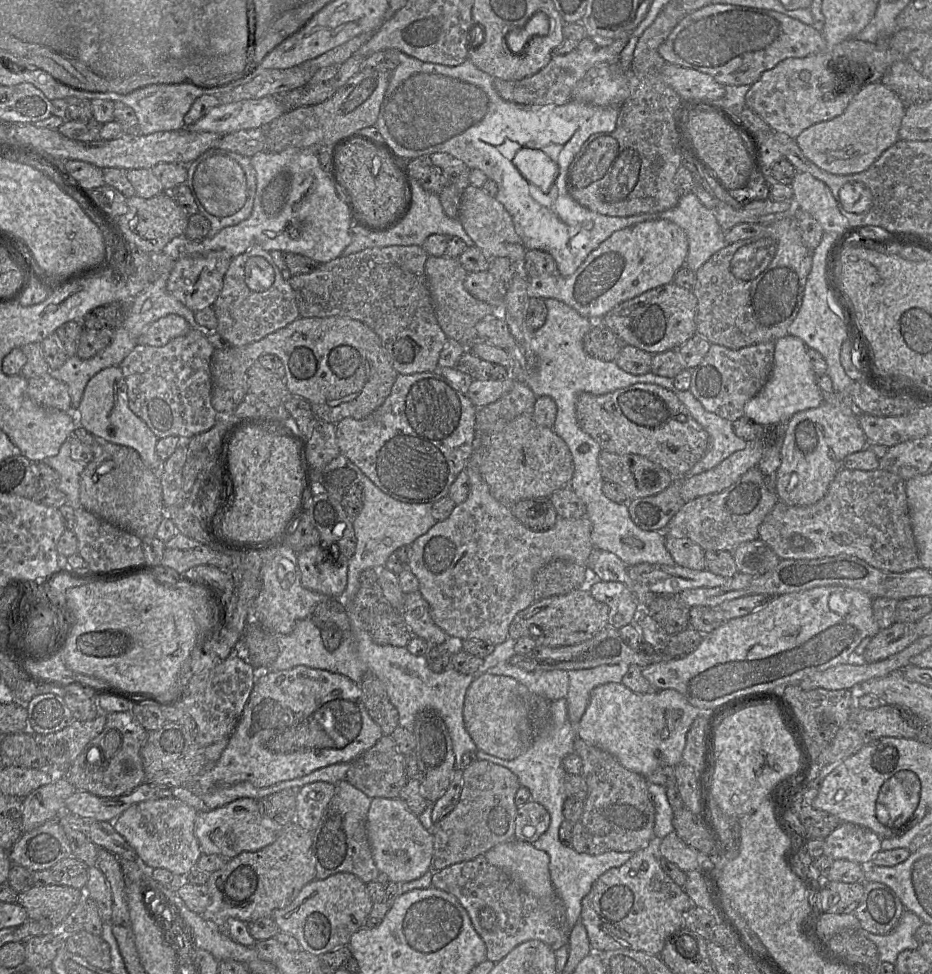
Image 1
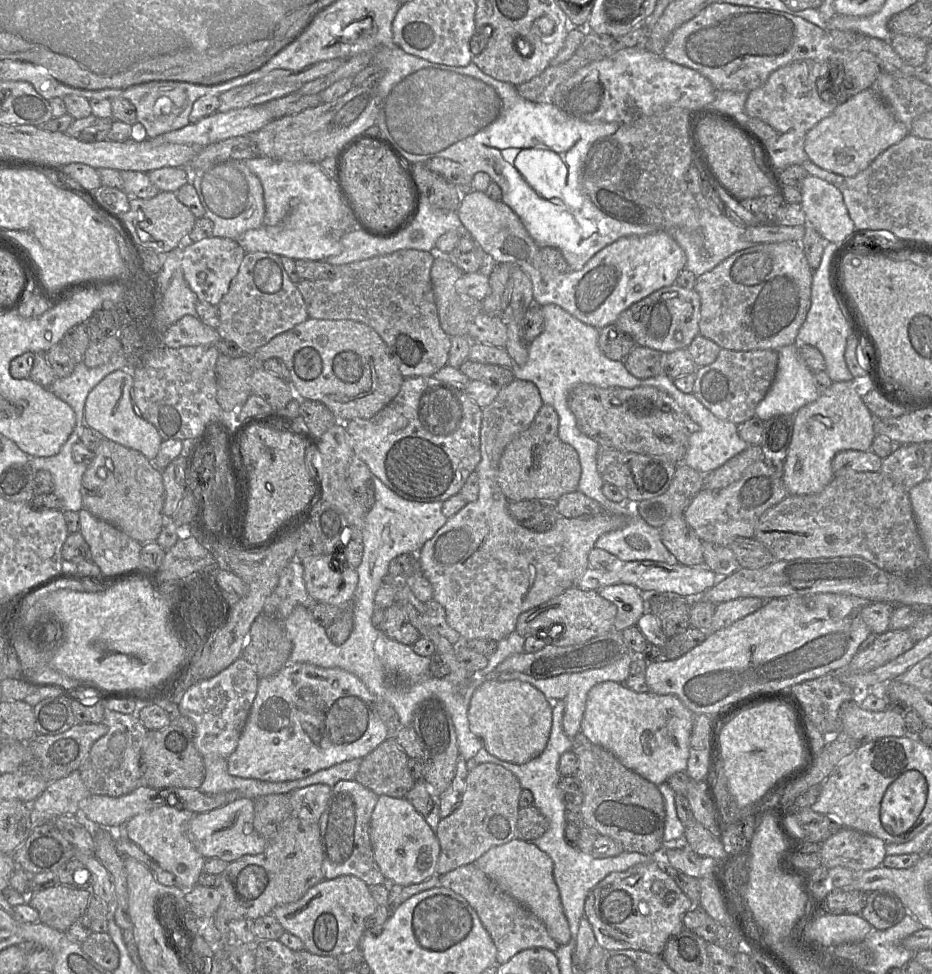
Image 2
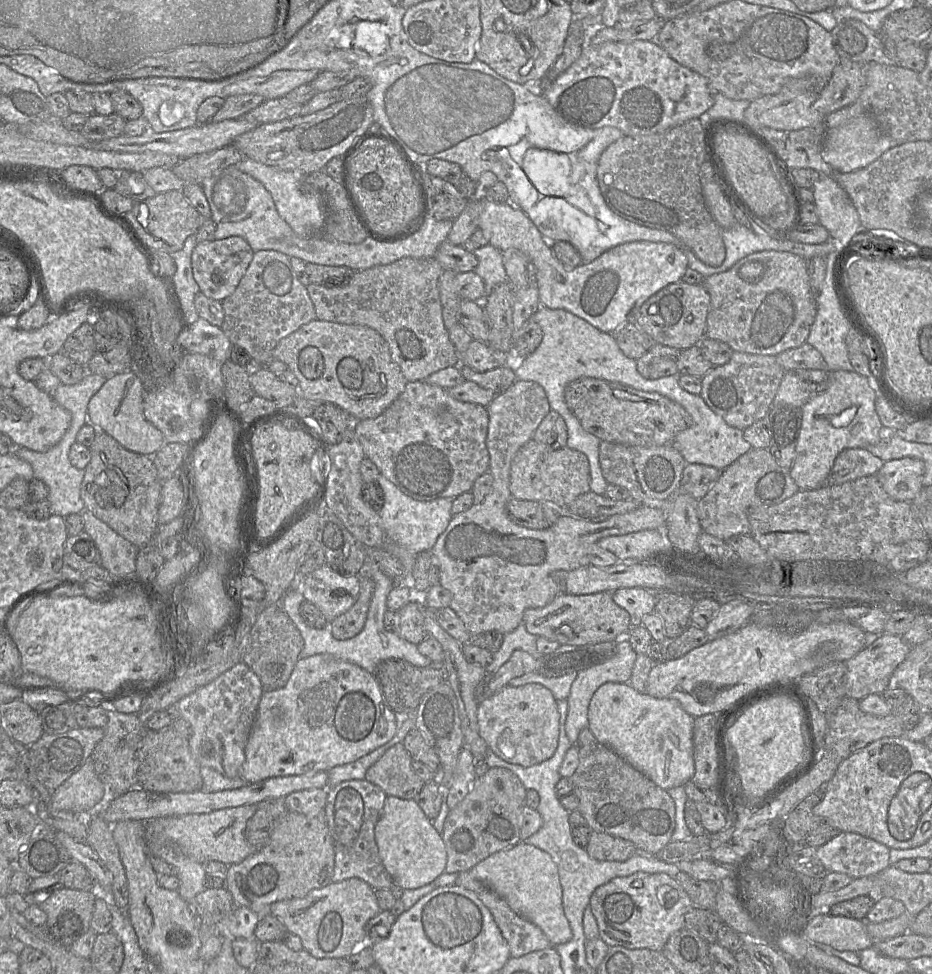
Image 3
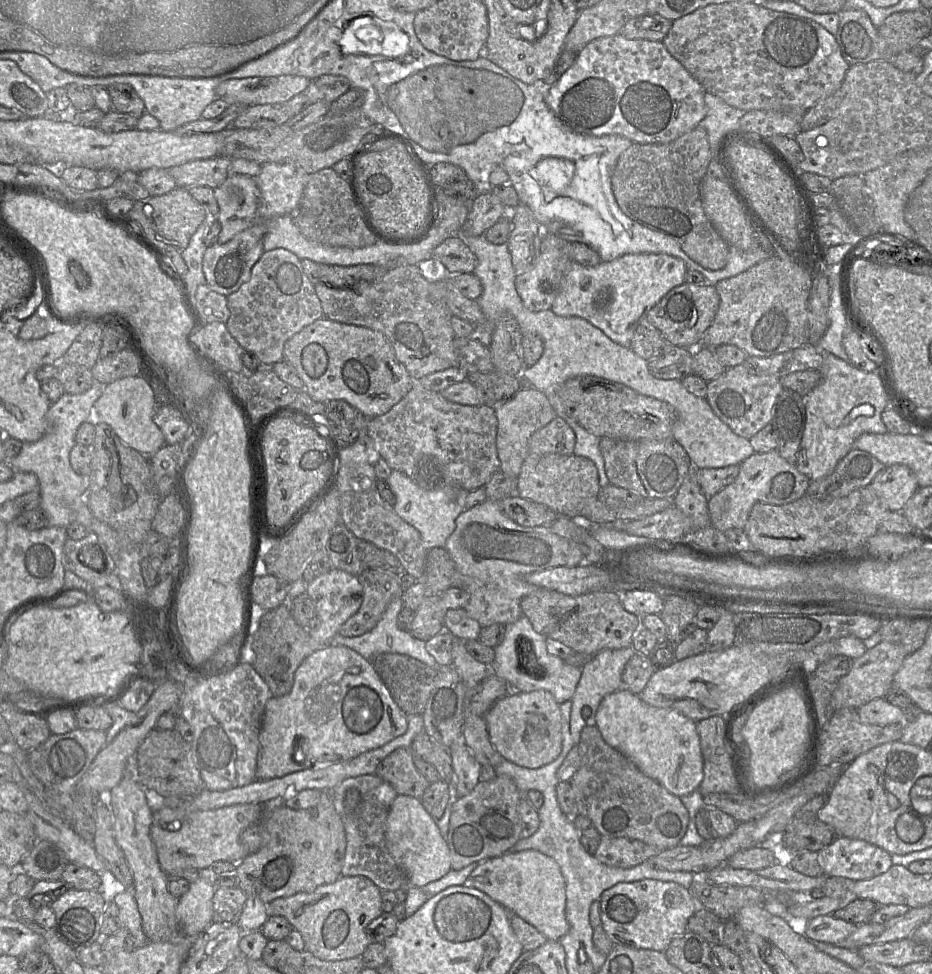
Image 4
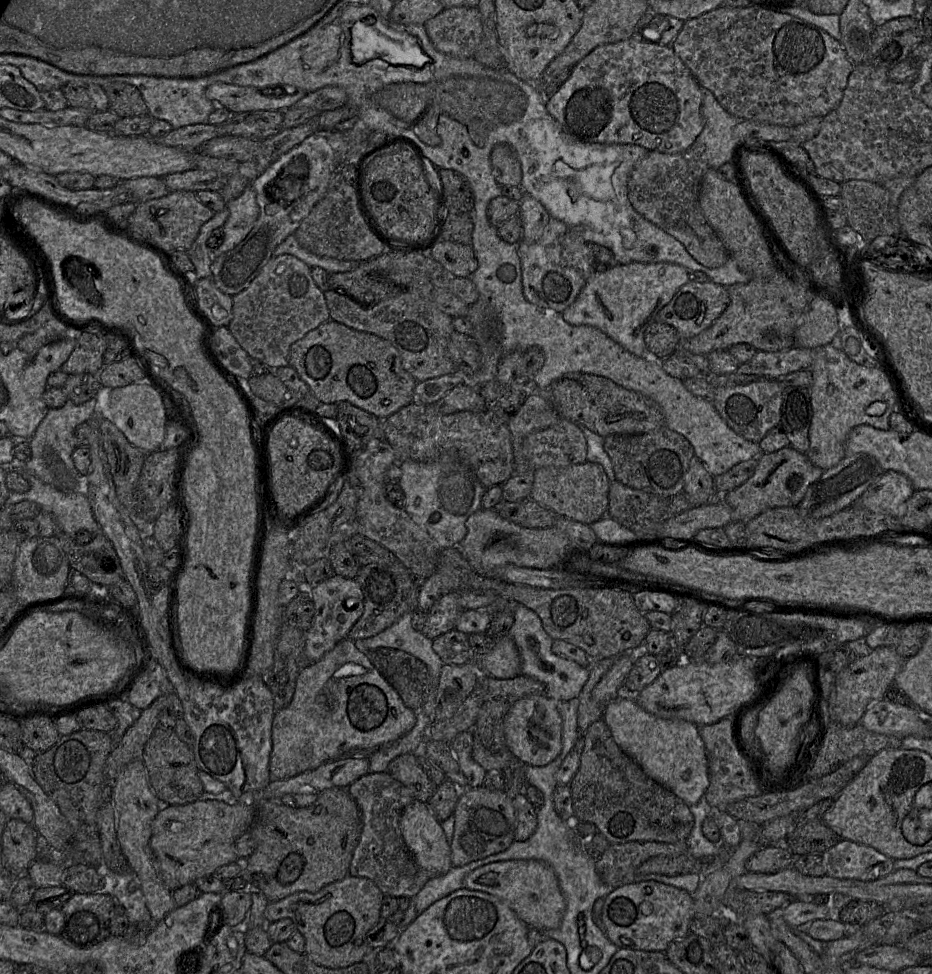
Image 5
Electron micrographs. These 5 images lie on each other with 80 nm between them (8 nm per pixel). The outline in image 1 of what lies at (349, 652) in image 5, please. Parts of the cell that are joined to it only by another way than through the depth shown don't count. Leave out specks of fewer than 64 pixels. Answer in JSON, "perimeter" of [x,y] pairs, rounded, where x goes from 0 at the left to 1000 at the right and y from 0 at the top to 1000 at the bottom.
{"perimeter":[[[318,684],[309,688],[302,688],[289,691],[277,691],[267,719],[264,722],[259,737],[245,758],[245,763],[236,778],[226,790],[217,793],[198,808],[207,814],[217,816],[230,808],[245,807],[258,803],[267,803],[275,809],[289,808],[303,802],[310,802],[323,799],[334,793],[368,782],[377,782],[386,774],[398,768],[409,757],[411,752],[408,745],[398,737],[388,719],[388,711],[384,703],[373,695],[350,688],[336,687],[328,684]]]}

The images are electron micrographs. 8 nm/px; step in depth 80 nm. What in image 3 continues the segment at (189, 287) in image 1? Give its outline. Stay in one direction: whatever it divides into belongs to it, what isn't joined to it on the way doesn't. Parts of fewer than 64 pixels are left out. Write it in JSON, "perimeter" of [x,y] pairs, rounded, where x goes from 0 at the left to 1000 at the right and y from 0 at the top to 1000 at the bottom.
{"perimeter":[[[258,242],[211,249],[205,263],[207,284],[220,304],[239,309],[253,298],[273,263],[267,249]]]}

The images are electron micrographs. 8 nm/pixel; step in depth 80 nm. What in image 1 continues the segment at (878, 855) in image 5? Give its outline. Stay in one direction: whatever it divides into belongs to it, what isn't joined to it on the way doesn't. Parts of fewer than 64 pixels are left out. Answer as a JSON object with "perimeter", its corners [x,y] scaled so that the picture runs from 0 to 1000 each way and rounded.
{"perimeter":[[[912,844],[901,847],[884,861],[884,877],[897,882],[907,882],[931,889],[940,876],[945,874],[945,859],[928,849]]]}

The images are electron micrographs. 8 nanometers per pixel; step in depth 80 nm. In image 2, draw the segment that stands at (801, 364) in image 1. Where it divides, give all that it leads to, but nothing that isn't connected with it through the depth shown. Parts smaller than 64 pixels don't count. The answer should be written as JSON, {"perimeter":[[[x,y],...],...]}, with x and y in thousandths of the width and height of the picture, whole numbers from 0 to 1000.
{"perimeter":[[[857,353],[840,355],[834,360],[835,378],[832,389],[822,407],[810,420],[810,427],[819,432],[834,426],[852,426],[857,420],[874,412],[880,407],[873,393],[873,382],[858,368]]]}

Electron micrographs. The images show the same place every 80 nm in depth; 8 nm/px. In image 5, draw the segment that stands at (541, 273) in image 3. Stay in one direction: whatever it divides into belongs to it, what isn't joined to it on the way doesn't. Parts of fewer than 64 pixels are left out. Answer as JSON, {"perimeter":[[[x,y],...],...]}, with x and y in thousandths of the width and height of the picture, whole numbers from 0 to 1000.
{"perimeter":[[[664,270],[650,277],[641,277],[618,308],[602,322],[613,334],[633,334],[644,338],[682,366],[706,369],[694,358],[692,339],[697,333],[705,331],[706,320],[739,289],[739,277],[729,271]]]}

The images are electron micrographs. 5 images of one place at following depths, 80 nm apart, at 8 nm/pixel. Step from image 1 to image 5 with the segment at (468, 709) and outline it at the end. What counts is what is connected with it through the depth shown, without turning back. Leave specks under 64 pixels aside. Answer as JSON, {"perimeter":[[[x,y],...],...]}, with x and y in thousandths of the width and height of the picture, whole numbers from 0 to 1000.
{"perimeter":[[[571,714],[554,720],[541,737],[543,764],[561,784],[583,787],[595,780],[603,771],[603,737],[600,722],[589,715]]]}

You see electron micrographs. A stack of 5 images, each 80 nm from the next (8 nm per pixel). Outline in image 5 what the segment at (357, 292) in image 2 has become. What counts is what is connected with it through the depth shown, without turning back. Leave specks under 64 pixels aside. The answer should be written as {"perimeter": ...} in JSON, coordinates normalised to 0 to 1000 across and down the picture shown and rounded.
{"perimeter":[[[460,291],[442,292],[431,300],[400,314],[391,314],[362,298],[348,300],[354,328],[384,340],[407,345],[427,359],[431,375],[447,392],[489,382],[482,367],[481,352],[486,342],[486,325],[472,318],[465,309],[467,295]]]}

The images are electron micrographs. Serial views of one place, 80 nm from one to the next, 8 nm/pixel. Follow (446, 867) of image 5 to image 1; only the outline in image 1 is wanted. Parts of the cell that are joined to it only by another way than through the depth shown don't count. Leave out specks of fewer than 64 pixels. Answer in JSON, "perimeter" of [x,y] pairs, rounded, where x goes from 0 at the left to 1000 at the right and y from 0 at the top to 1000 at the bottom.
{"perimeter":[[[399,819],[394,836],[393,853],[399,880],[408,896],[416,899],[424,907],[439,906],[454,899],[462,893],[466,867],[462,853],[455,850],[448,838],[442,836],[428,819]]]}

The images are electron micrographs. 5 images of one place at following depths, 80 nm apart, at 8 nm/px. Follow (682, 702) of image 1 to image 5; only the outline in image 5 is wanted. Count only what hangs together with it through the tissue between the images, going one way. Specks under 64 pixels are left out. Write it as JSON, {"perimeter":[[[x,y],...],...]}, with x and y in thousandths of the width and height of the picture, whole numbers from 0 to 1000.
{"perimeter":[[[662,716],[653,721],[646,738],[655,748],[661,764],[687,786],[695,798],[718,810],[737,826],[747,825],[752,820],[761,807],[761,797],[756,765],[748,744],[731,738],[704,736],[688,727],[680,716]]]}

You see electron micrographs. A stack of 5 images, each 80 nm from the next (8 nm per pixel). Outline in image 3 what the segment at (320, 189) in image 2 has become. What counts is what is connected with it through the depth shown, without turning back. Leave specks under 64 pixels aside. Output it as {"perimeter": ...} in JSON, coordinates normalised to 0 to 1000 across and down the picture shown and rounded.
{"perimeter":[[[262,162],[252,170],[283,190],[290,198],[300,223],[318,241],[332,243],[345,236],[350,225],[350,215],[341,197],[328,196],[327,181],[329,180],[286,170],[267,162]]]}

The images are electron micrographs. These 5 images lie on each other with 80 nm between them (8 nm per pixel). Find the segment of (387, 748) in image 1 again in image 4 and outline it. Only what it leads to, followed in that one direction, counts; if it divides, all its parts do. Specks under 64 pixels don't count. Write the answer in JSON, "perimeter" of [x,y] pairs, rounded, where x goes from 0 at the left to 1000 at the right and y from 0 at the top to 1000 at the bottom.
{"perimeter":[[[427,768],[406,785],[402,795],[416,803],[427,814],[451,820],[461,803],[445,786],[440,768]]]}

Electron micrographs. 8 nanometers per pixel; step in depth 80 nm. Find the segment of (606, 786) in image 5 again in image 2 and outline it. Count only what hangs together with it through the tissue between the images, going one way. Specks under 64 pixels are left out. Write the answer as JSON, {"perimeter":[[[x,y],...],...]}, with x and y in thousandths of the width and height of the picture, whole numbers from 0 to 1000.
{"perimeter":[[[622,752],[614,758],[613,771],[620,778],[620,789],[616,797],[626,813],[624,848],[636,850],[645,857],[658,861],[668,870],[671,875],[707,879],[712,872],[714,828],[711,817],[705,807],[670,787],[657,773],[634,763]]]}

